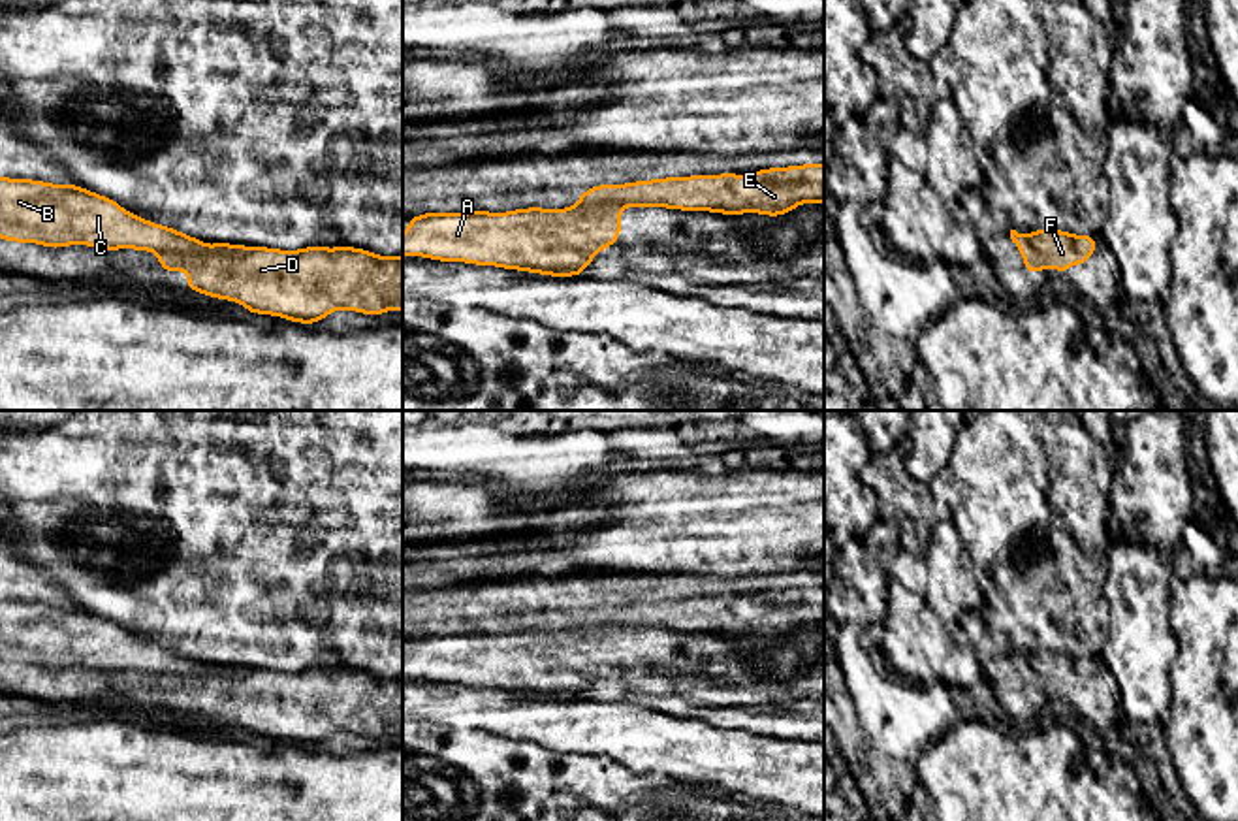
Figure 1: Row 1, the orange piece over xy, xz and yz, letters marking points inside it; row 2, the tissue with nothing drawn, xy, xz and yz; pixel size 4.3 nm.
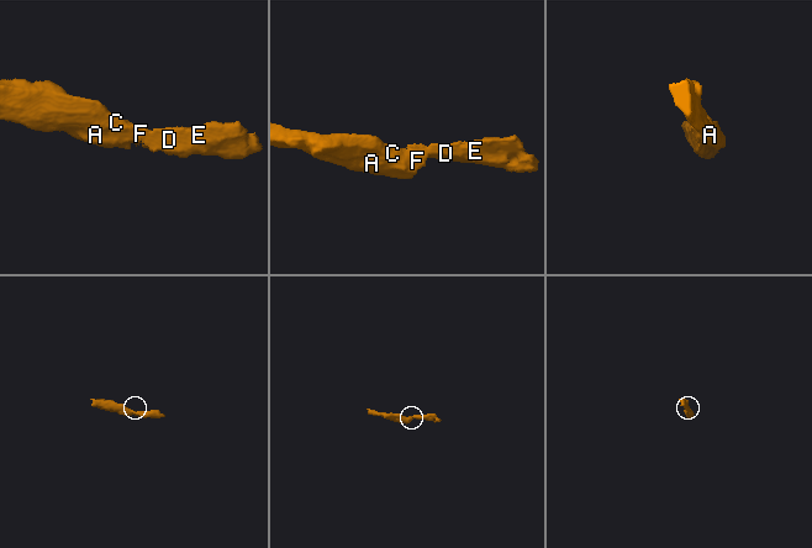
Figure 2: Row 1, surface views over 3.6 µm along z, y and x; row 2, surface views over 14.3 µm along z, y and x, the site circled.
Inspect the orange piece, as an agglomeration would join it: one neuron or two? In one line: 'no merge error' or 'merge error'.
merge error

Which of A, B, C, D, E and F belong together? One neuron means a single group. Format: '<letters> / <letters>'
A B C F / D E

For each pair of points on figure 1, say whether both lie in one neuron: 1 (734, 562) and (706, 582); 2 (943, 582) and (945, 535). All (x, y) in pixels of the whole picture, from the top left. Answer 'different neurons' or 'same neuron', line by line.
1: different neurons
2: same neuron

